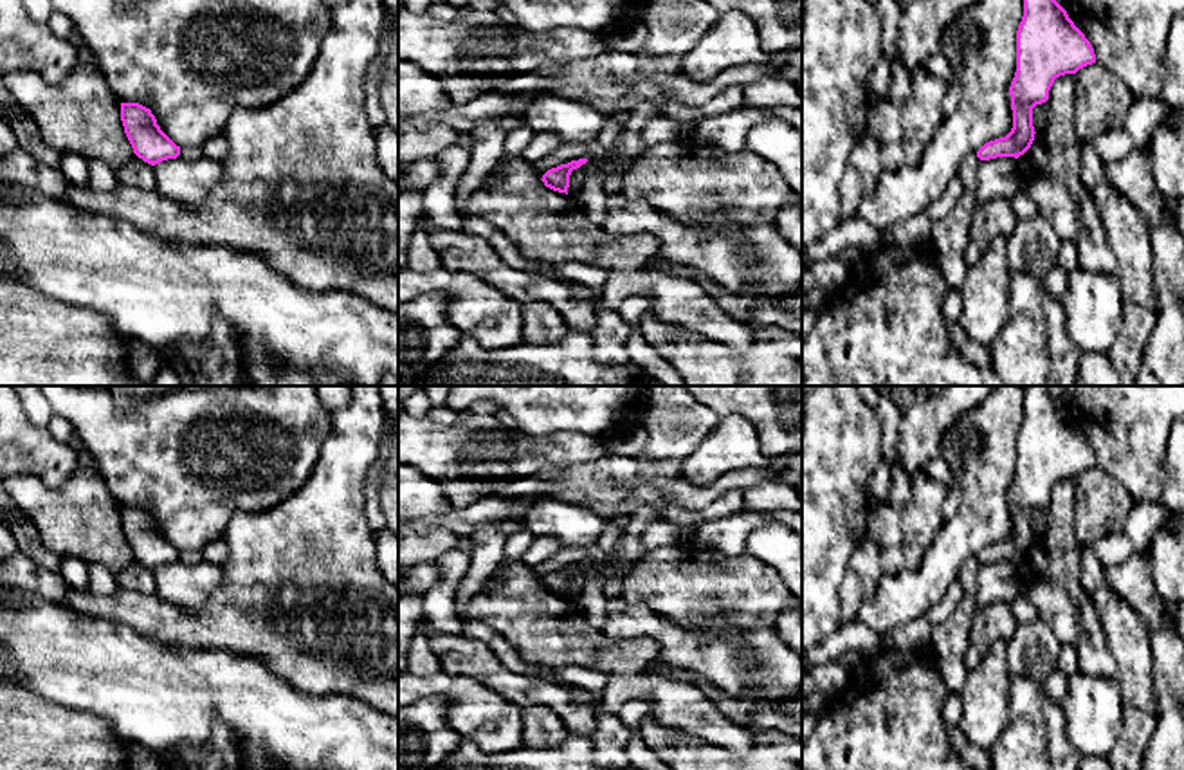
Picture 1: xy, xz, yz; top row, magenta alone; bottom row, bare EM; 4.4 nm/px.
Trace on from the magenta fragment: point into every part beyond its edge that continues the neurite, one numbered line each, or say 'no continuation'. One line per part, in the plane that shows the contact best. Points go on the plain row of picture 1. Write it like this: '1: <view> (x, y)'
no continuation

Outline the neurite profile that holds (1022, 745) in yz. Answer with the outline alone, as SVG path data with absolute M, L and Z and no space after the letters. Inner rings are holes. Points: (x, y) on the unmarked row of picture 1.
M1011 674L1009 721L989 756L991 770L1051 770L1040 683Z

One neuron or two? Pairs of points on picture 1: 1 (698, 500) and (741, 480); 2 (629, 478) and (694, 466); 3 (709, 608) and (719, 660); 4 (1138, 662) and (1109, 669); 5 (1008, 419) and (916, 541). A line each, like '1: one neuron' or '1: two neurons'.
1: one neuron
2: two neurons
3: two neurons
4: two neurons
5: two neurons

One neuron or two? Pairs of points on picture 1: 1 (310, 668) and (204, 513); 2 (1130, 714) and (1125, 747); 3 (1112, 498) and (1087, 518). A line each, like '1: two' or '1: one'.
1: two
2: one
3: one

